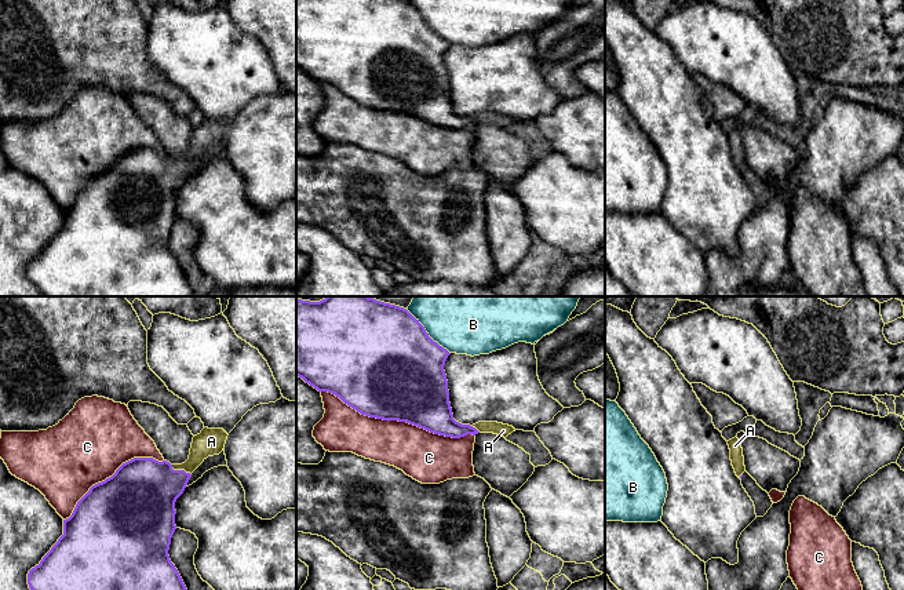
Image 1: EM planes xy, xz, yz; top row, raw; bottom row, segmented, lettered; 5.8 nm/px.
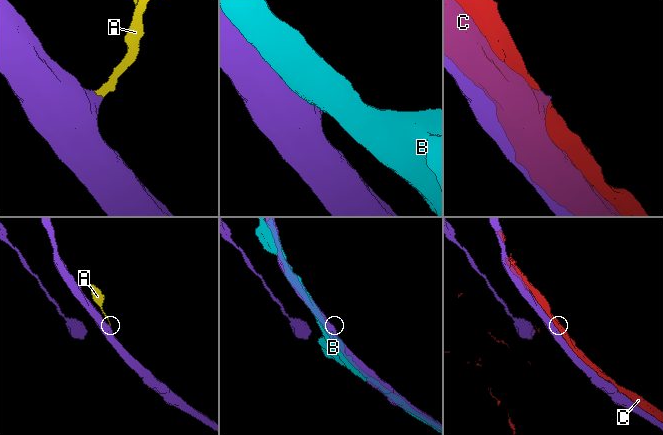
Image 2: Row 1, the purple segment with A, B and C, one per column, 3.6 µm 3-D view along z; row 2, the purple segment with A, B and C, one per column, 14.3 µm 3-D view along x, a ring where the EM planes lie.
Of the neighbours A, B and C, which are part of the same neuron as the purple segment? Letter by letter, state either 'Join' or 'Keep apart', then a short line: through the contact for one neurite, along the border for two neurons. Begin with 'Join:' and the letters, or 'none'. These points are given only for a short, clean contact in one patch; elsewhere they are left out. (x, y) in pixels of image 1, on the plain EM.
Join: A
A: Join
B: Keep apart
C: Keep apart

